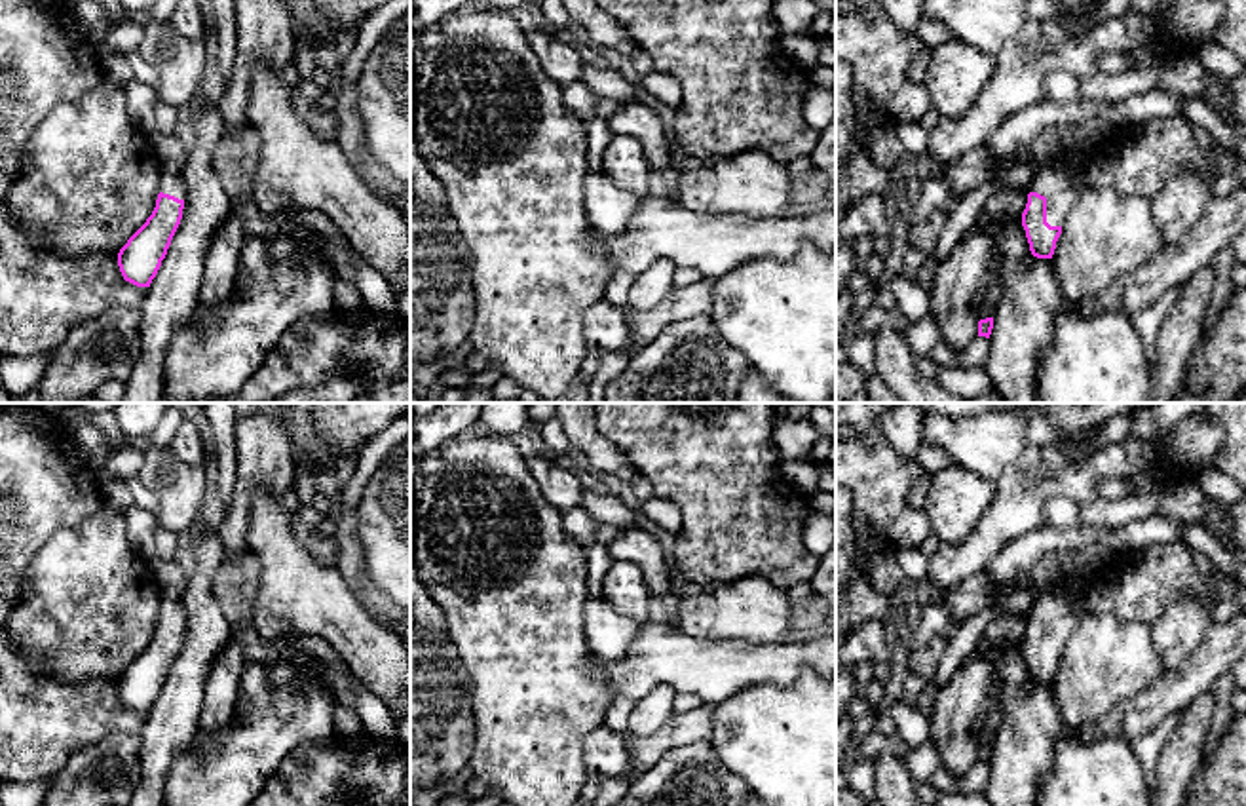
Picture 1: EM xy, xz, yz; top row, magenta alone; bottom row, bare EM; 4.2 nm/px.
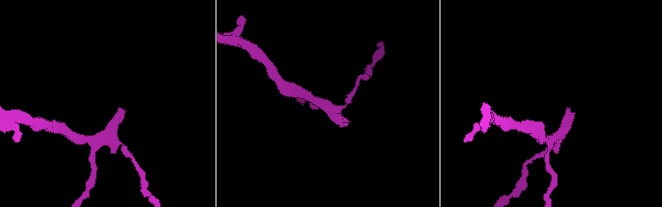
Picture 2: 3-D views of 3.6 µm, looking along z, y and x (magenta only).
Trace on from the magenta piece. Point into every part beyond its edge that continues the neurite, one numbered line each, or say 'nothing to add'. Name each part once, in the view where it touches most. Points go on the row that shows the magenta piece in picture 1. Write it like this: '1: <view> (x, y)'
1: yz (1060, 183)

